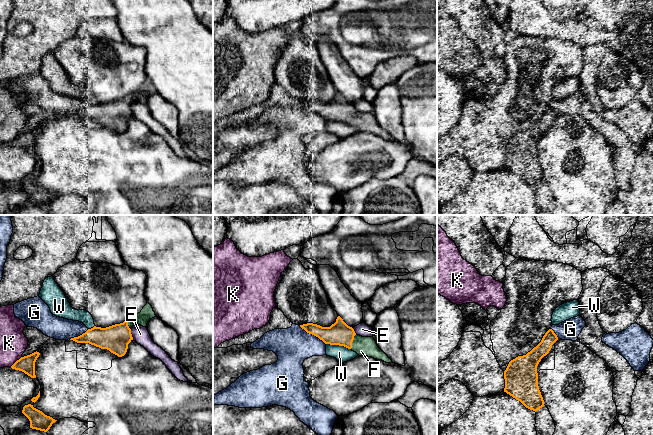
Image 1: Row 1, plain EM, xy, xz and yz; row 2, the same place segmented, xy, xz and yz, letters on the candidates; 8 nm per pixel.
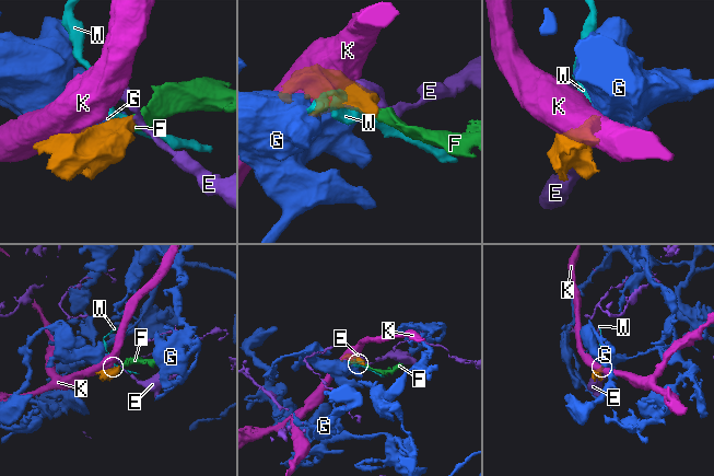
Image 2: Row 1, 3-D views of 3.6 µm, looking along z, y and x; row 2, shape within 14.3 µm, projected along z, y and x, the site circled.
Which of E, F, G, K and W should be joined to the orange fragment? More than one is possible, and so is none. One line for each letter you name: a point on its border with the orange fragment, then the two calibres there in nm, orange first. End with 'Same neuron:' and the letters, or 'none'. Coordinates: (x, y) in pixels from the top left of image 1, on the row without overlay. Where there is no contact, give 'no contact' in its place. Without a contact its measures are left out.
F: contact xz (352, 117); calibres 190 and 160 nm
Same neuron: F

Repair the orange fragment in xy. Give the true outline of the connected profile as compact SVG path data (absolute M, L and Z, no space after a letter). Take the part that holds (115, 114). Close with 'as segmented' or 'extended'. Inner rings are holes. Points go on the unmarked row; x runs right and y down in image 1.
M147 79L140 89L120 100L106 104L94 102L78 113L71 114L77 119L89 119L101 125L107 125L111 129L122 133L126 130L128 120L133 116L131 103L141 101L147 103L150 95L156 93L152 82Z; extended

